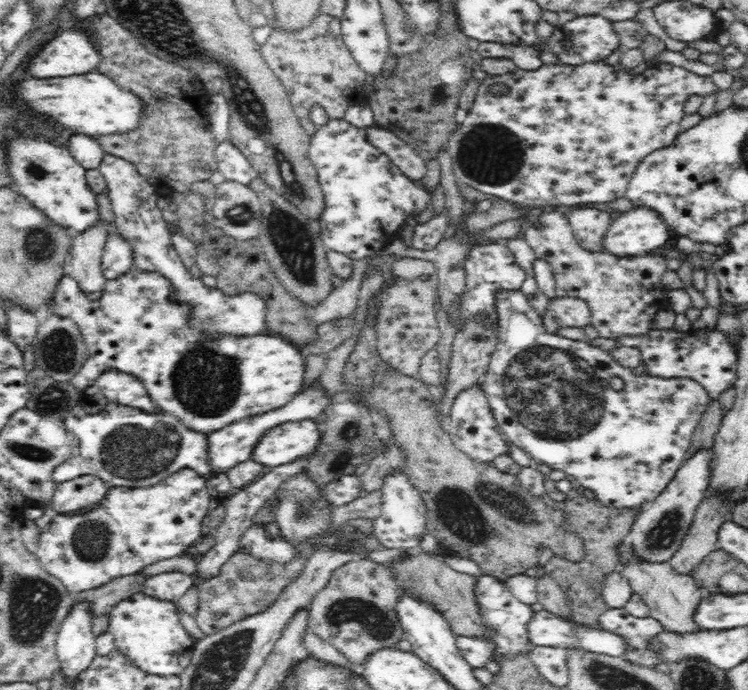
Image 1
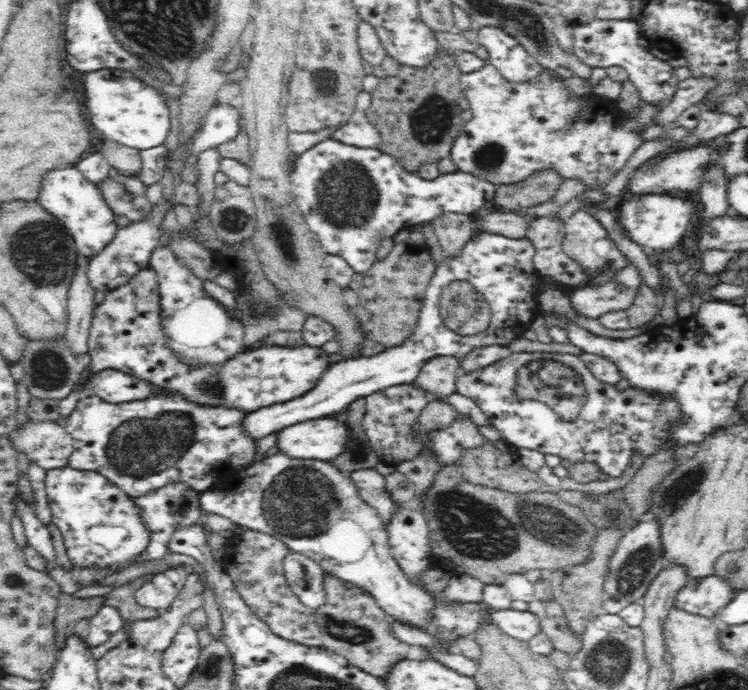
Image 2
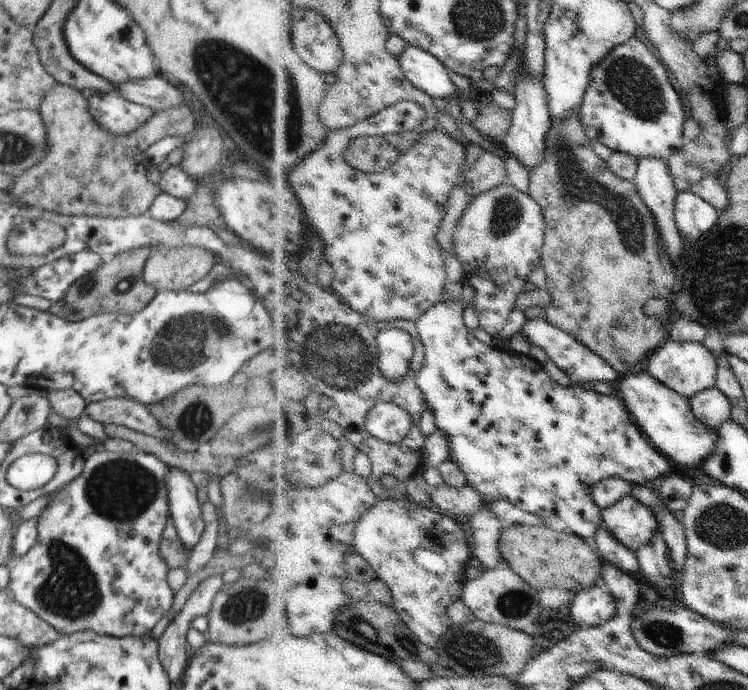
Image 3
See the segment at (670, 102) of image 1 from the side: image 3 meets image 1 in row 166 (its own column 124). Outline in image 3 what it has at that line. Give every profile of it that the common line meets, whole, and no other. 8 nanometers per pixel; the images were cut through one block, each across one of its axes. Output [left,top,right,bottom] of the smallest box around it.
[7,449,175,638]

